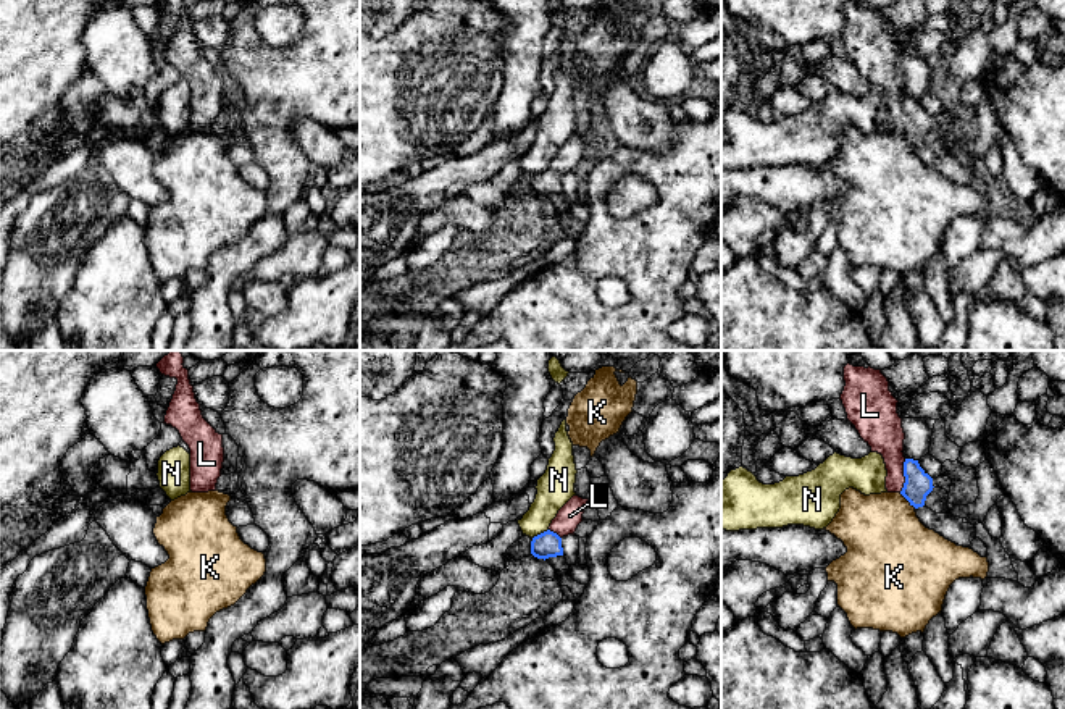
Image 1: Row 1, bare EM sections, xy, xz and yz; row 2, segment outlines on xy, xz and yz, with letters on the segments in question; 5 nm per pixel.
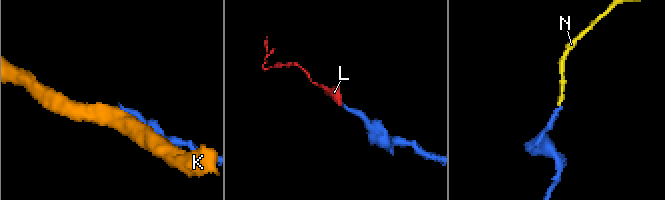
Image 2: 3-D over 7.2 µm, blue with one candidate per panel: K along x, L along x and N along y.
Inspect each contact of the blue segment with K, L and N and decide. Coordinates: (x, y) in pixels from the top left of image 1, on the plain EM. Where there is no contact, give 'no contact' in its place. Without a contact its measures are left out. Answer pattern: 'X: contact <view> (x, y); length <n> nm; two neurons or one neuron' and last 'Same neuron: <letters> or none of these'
K: contact yz (907, 138); length 120 nm; two neurons
L: contact yz (904, 113); length 170 nm; one neuron
N: contact xz (541, 172); length 90 nm; two neurons
Same neuron: L

